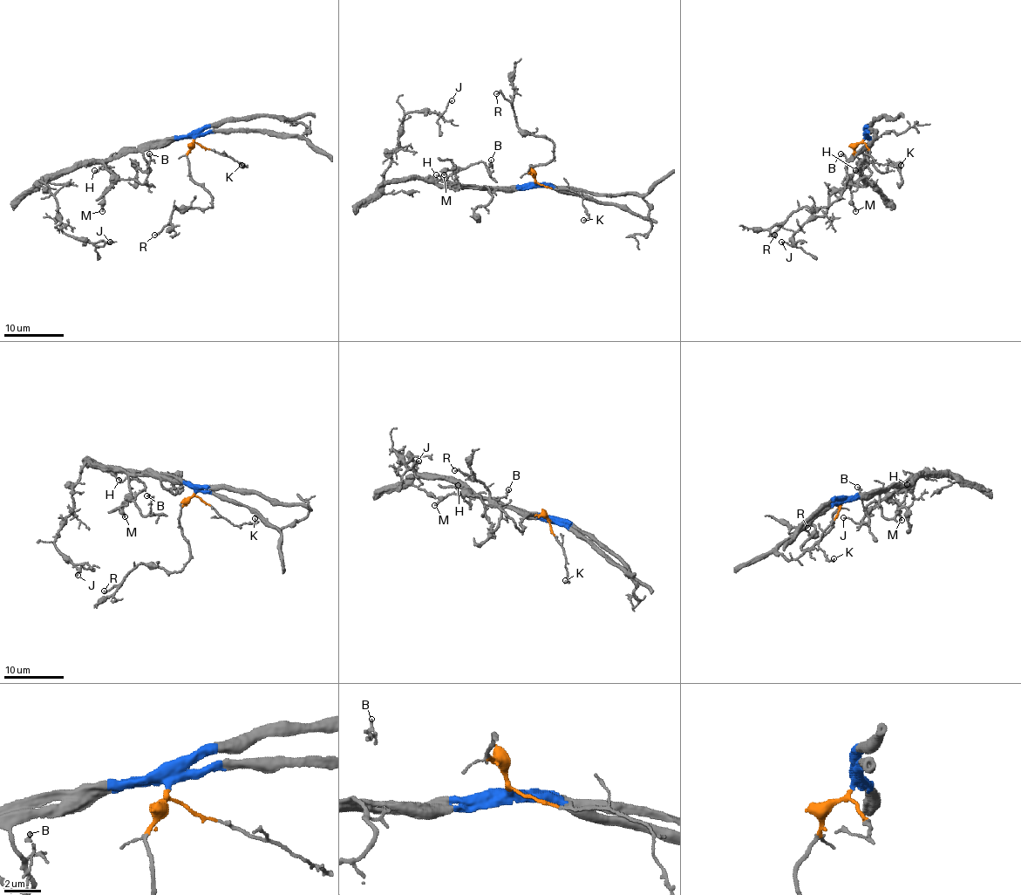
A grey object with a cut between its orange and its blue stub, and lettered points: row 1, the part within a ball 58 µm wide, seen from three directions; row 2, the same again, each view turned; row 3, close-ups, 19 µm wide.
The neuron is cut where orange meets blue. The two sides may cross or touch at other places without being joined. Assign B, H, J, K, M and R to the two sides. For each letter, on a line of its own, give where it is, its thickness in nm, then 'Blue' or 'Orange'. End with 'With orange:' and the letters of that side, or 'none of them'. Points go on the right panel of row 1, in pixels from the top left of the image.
B: Place: (840, 153). Thickness 160 nm. Blue
H: Place: (855, 170). Thickness 140 nm. Blue
J: Place: (781, 242). Thickness 110 nm. Blue
K: Place: (901, 165). Thickness 140 nm. Orange
M: Place: (855, 211). Thickness 140 nm. Blue
R: Place: (774, 235). Thickness 170 nm. Orange
With orange: K, R

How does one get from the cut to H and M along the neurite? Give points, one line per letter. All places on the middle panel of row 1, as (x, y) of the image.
H: (536, 183), (506, 187), (452, 187), (436, 174)
M: (536, 183), (506, 187), (457, 187), (446, 179), (453, 171), (445, 170), (443, 174)

